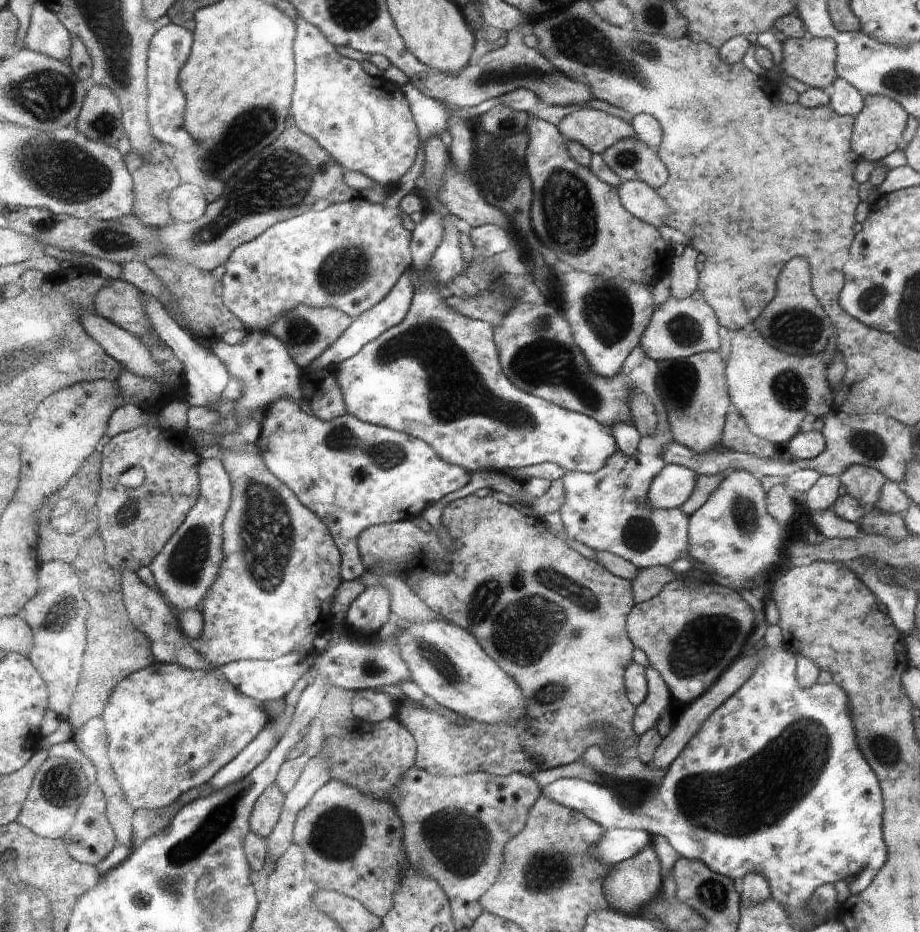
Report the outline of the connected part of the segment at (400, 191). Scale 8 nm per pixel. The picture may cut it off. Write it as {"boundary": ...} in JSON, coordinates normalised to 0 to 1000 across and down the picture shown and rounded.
{"boundary":[[[454,167],[445,185],[424,202],[417,217],[409,218],[389,211],[359,219],[350,227],[335,225],[333,230],[293,242],[293,247],[289,247],[285,255],[278,254],[259,264],[242,298],[246,305],[243,318],[246,326],[266,348],[267,354],[291,354],[302,340],[326,327],[361,329],[385,342],[413,326],[435,303],[436,296],[446,288],[446,281],[449,281],[446,279],[447,249],[437,242],[436,215],[452,204],[452,194],[460,185],[461,175],[461,170]]]}

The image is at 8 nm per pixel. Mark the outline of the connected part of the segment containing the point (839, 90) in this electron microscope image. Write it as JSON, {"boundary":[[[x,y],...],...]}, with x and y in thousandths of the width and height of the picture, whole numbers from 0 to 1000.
{"boundary":[[[911,83],[896,99],[902,103],[902,114],[915,124],[930,127],[939,116],[939,106],[921,86]]]}

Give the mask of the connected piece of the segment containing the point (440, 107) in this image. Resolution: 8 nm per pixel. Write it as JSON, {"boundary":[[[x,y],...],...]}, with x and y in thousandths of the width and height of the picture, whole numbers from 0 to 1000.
{"boundary":[[[446,87],[436,92],[445,106],[453,141],[455,142],[457,161],[461,161],[462,152],[472,145],[485,141],[486,127],[489,120],[480,109],[458,100]]]}

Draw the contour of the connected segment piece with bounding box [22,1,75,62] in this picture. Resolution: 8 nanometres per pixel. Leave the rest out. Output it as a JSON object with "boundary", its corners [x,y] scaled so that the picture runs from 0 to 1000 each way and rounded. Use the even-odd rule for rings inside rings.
{"boundary":[[[39,2],[36,6],[33,32],[29,34],[26,43],[28,49],[24,52],[35,52],[37,56],[46,56],[67,67],[76,64],[82,39],[65,21],[64,15],[48,2]]]}

